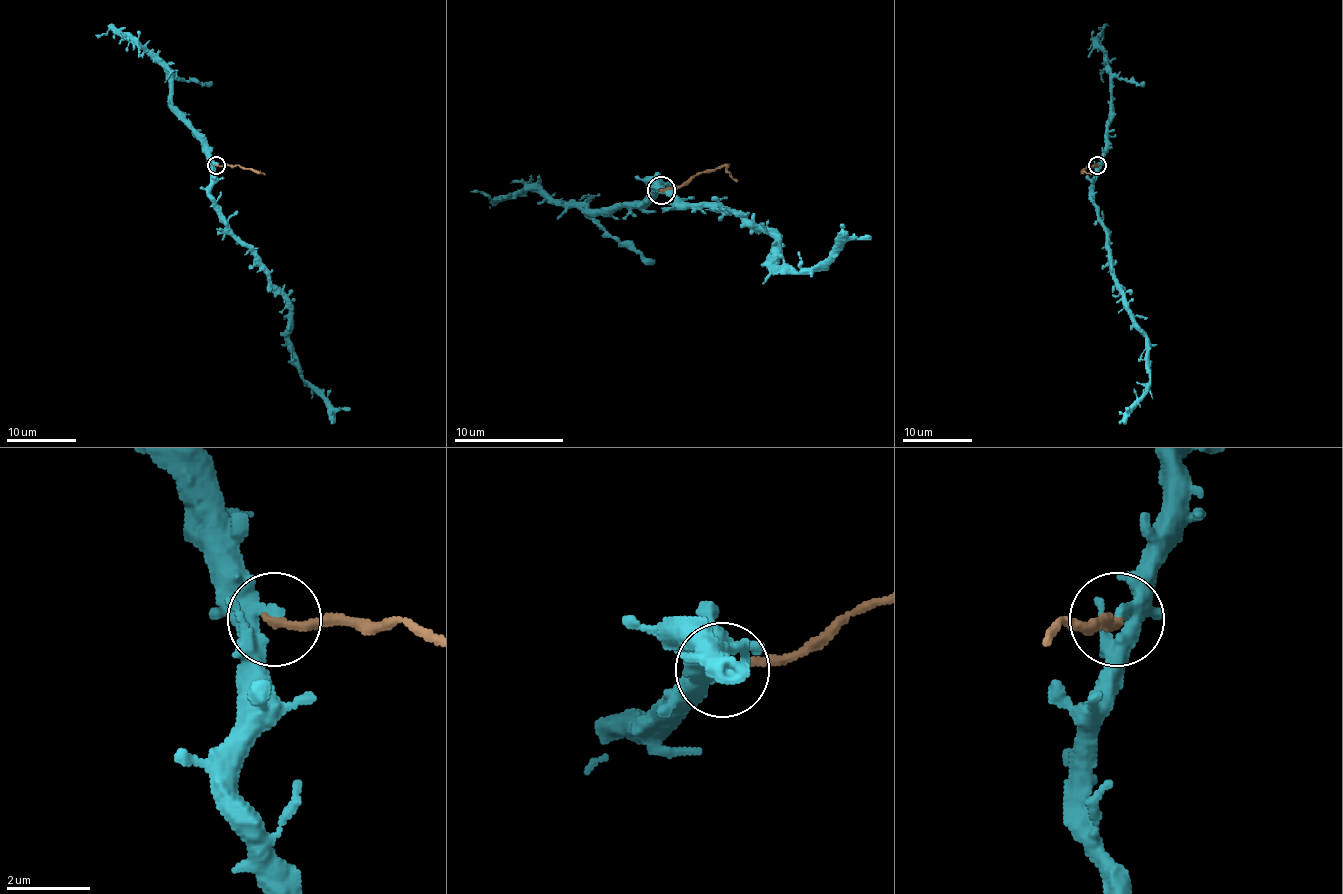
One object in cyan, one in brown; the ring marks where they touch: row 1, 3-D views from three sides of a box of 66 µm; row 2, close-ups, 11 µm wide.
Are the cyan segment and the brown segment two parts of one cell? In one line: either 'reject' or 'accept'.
reject

